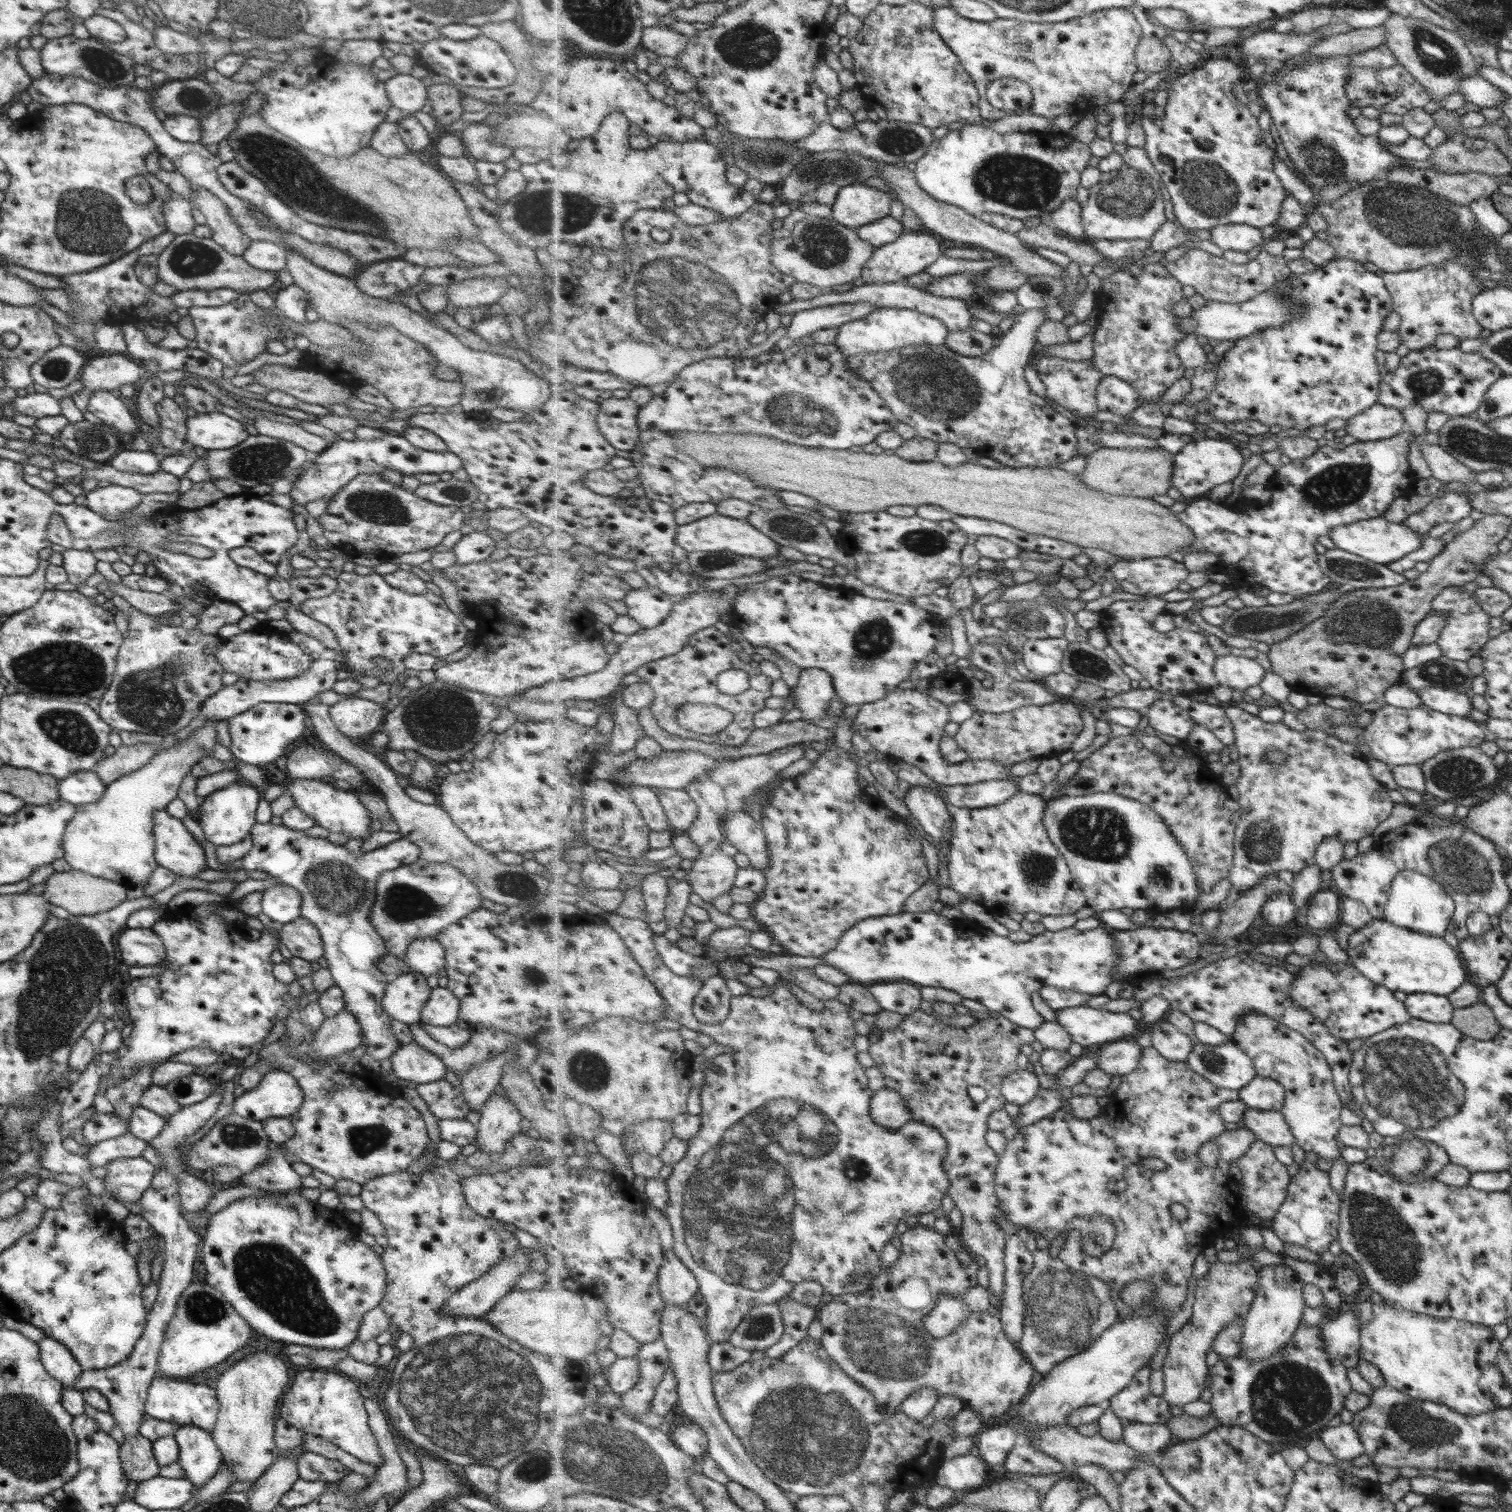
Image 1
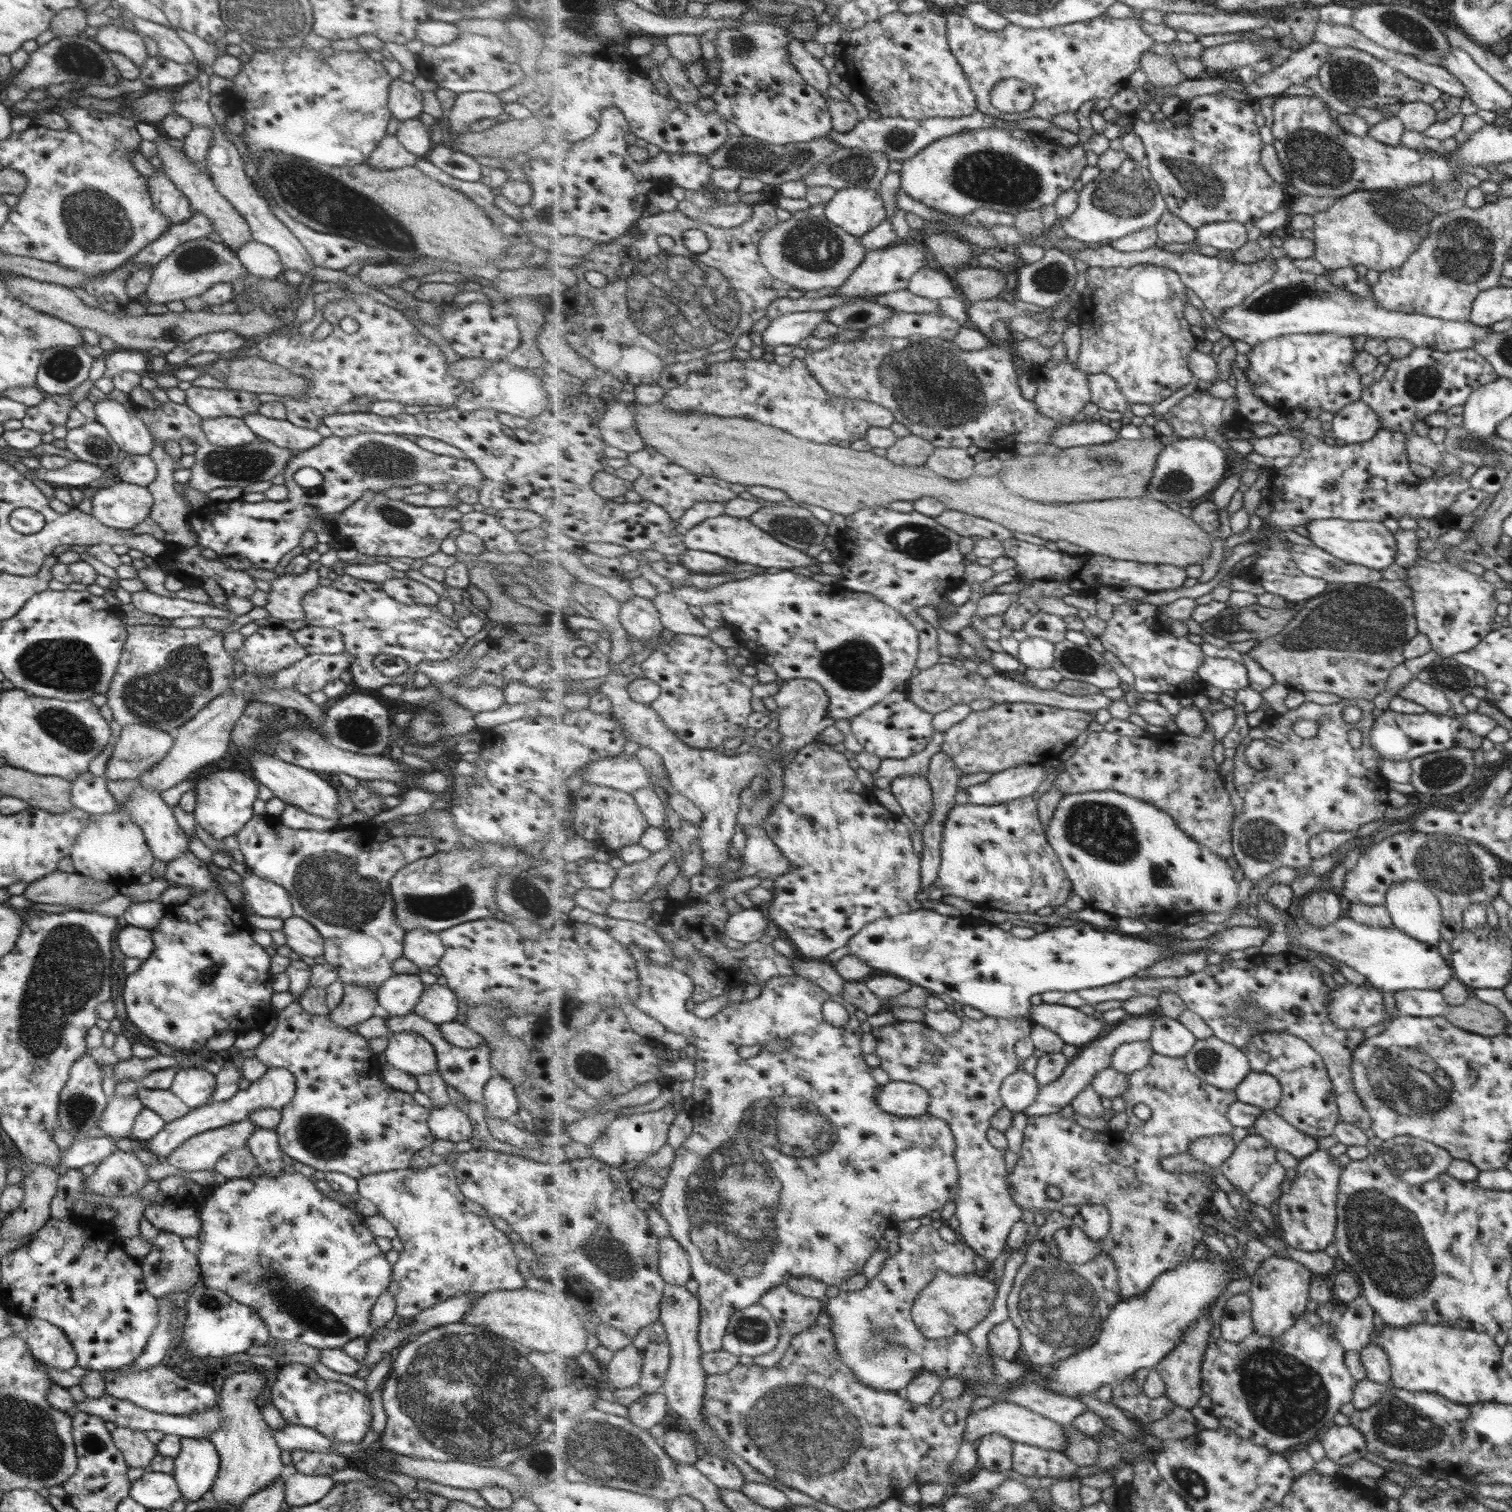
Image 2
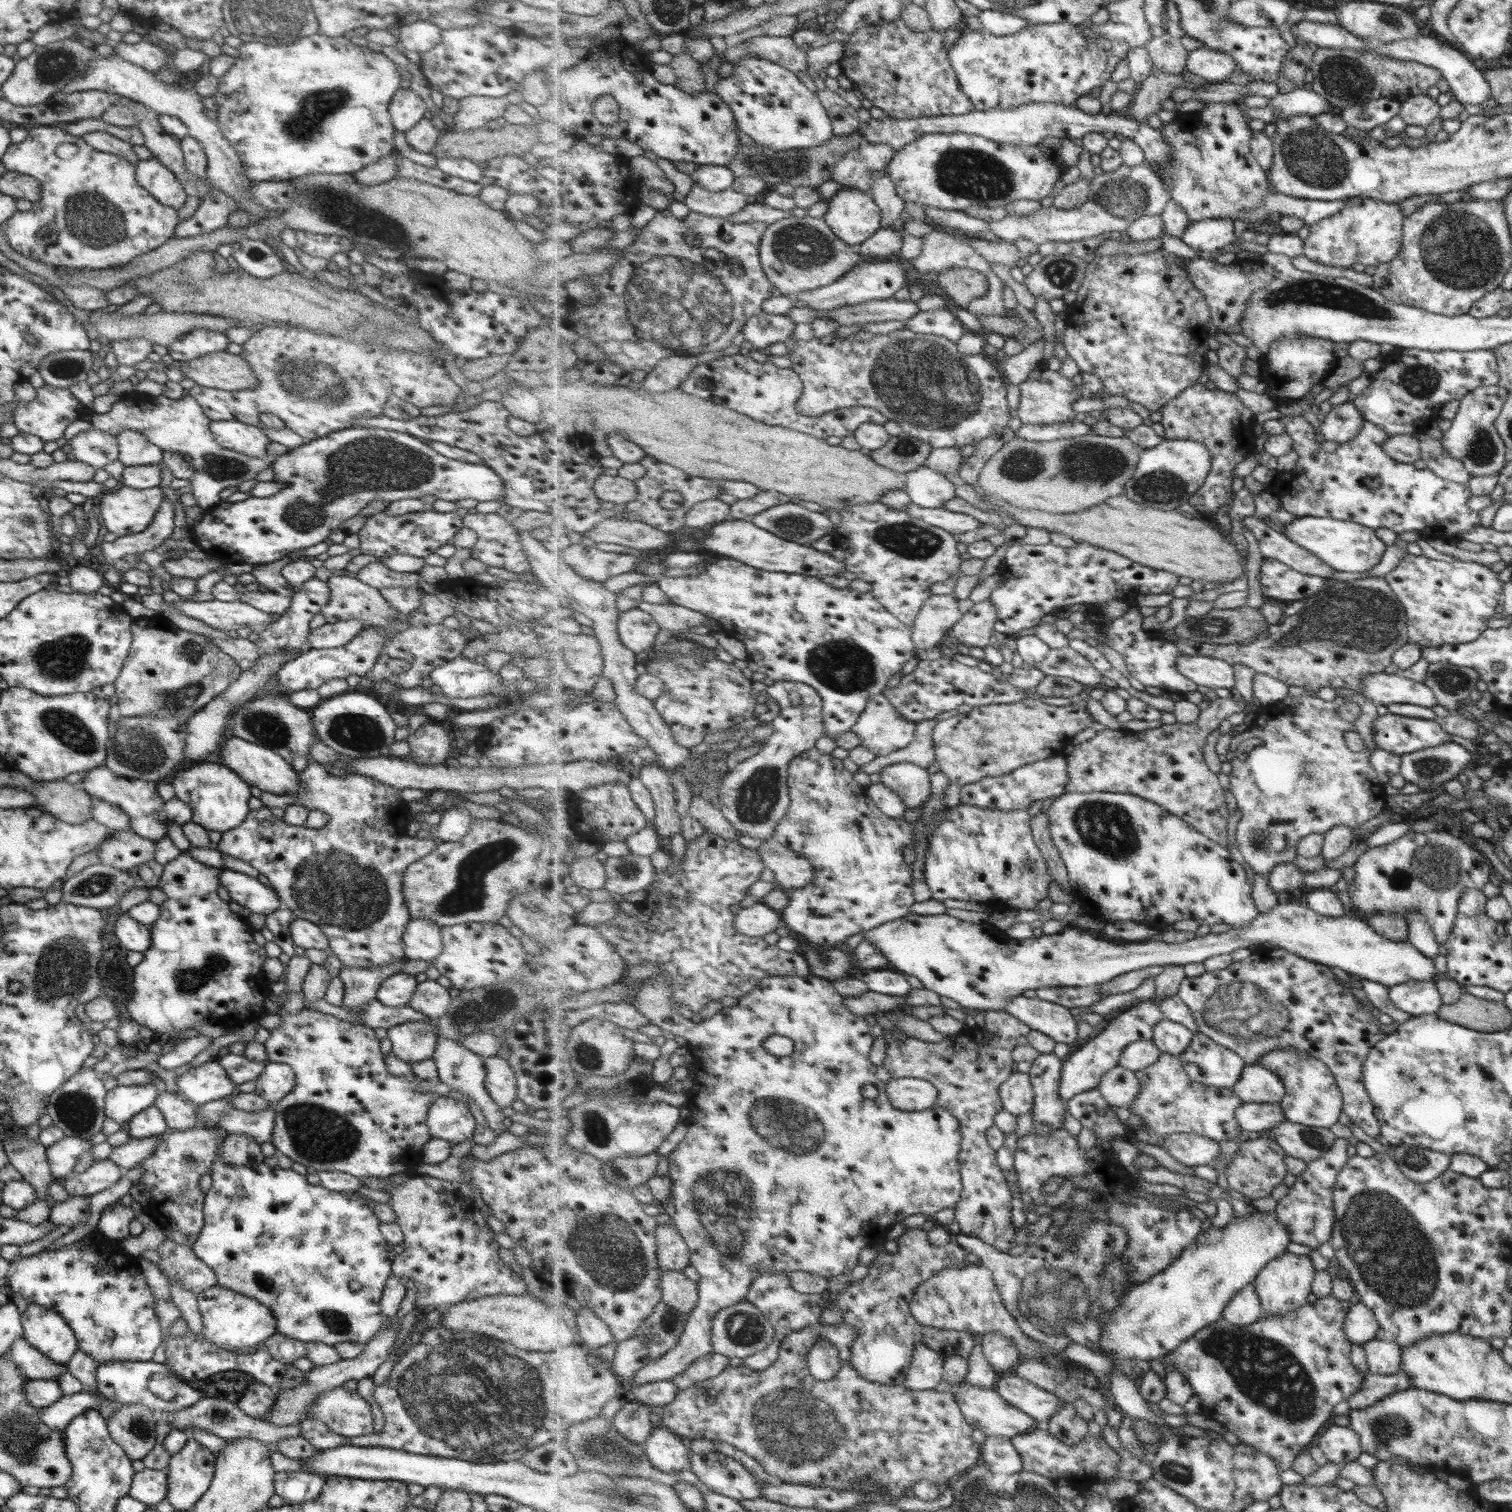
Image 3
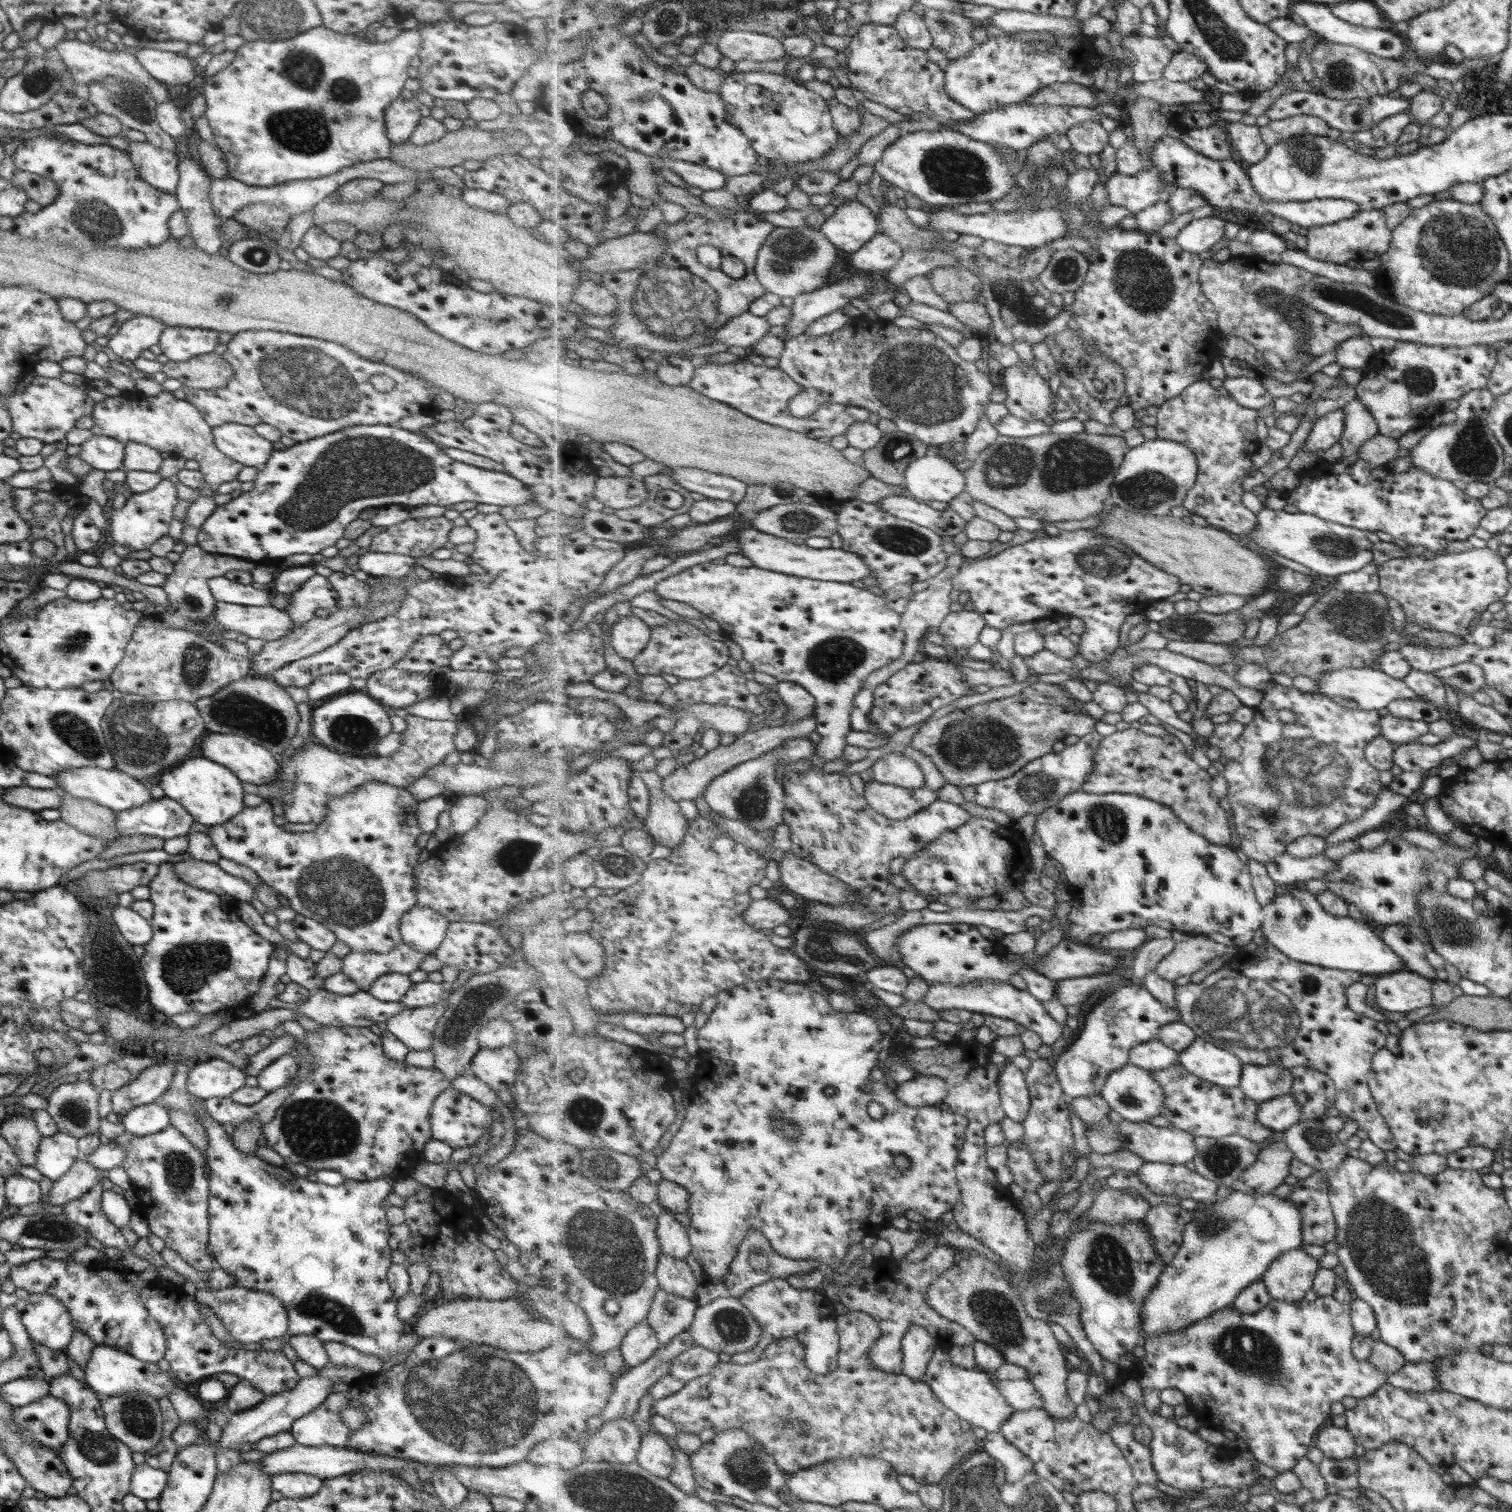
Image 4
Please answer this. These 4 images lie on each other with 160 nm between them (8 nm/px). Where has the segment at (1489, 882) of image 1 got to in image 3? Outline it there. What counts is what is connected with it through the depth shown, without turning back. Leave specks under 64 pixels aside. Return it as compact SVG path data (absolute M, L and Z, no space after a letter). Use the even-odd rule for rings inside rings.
M1411 830L1385 845L1367 848L1355 860L1353 871L1355 876L1346 889L1352 908L1357 908L1367 917L1386 912L1400 916L1405 916L1411 911L1419 913L1431 928L1436 943L1444 943L1453 928L1460 894L1469 889L1482 890L1489 882L1489 873L1492 872L1485 856L1461 838L1452 836L1447 831L1421 833Z

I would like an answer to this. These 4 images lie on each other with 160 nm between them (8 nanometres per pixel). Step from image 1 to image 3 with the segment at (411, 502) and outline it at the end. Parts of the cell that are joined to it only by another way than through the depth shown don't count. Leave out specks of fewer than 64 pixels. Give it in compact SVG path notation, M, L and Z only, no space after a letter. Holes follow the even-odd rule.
M430 507L416 513L402 515L385 514L384 510L368 516L359 528L359 550L363 554L384 558L395 554L409 555L417 558L425 558L433 554L440 546L453 539L462 527L462 518L455 510L451 512L433 511Z

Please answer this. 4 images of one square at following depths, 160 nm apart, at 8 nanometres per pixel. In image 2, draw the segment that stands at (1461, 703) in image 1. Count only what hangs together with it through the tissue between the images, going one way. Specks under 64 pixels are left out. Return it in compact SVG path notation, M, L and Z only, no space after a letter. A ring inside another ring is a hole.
M1414 676L1404 686L1397 691L1397 696L1405 697L1408 701L1419 704L1436 715L1452 714L1453 707L1440 689L1419 682Z

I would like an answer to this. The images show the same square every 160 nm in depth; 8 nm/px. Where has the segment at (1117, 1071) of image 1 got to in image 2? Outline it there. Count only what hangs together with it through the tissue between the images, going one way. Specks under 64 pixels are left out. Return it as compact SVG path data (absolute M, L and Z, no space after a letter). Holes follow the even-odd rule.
M1137 1041L1119 1046L1115 1051L1112 1067L1123 1074L1141 1070L1149 1064L1154 1050L1150 1041Z

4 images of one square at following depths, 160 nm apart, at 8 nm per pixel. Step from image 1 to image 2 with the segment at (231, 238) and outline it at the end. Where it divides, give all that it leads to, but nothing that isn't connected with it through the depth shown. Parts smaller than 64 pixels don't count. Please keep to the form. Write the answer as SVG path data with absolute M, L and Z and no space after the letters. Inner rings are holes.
M160 135L157 136L154 142L156 144L157 157L162 161L162 172L168 176L174 187L187 198L191 210L202 214L210 221L211 231L219 236L221 243L230 250L237 250L243 246L243 243L250 242L251 233L245 219L239 216L239 213L231 204L215 190L209 175L191 166L185 159L185 155L176 150L176 148L169 146L164 142L164 138L160 138Z

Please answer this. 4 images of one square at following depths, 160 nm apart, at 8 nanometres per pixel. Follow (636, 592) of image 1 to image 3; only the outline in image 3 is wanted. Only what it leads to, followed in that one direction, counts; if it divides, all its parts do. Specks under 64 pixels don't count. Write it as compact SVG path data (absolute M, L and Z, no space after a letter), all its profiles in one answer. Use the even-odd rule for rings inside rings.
M639 607L620 612L618 618L621 640L635 654L641 654L654 646L659 628L653 615Z

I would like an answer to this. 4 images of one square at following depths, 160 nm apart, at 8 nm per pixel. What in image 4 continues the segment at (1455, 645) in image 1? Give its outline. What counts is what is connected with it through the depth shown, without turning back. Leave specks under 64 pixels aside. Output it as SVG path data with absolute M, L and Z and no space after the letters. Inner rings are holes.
M1473 547L1467 551L1445 553L1432 558L1423 556L1391 558L1378 564L1377 572L1378 591L1401 603L1403 614L1409 622L1418 622L1422 628L1450 632L1463 638L1466 638L1466 634L1470 632L1470 624L1479 619L1479 612L1483 612L1488 604L1503 597L1510 587L1510 582L1506 579L1508 570L1505 568L1503 559L1487 547L1482 549Z

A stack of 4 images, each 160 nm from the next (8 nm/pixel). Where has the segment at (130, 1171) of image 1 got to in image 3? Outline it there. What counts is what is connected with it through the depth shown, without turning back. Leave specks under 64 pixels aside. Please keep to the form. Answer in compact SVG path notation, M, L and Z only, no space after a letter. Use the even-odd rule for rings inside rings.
M109 1159L95 1161L81 1172L73 1171L61 1183L67 1194L77 1198L89 1198L122 1177L124 1170Z

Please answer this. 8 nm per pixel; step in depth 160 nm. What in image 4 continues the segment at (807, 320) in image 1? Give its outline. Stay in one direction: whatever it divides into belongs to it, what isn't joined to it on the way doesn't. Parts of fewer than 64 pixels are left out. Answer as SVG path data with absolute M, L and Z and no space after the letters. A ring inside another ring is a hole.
M745 312L727 322L727 325L719 329L717 333L713 333L708 344L721 342L729 346L749 348L749 346L755 346L761 338L767 335L769 335L767 318Z

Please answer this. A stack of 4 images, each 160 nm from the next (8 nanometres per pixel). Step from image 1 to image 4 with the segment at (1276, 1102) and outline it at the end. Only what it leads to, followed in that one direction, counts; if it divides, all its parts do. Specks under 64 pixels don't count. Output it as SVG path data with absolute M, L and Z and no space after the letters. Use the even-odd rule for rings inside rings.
M1245 1064L1240 1087L1243 1092L1256 1101L1269 1101L1275 1097L1290 1094L1295 1086L1292 1069L1284 1066L1263 1066Z

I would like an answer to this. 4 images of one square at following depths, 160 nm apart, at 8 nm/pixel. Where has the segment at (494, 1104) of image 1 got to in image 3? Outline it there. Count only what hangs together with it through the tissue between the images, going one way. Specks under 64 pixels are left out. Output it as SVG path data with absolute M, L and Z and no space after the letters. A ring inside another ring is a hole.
M497 1055L480 1059L484 1071L484 1087L489 1098L500 1108L511 1106L516 1099L514 1072L507 1061Z

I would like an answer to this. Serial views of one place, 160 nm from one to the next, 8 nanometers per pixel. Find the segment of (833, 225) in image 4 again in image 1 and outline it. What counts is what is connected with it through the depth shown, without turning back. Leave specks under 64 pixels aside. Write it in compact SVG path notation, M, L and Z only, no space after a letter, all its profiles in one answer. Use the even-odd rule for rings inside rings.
M865 184L845 186L832 206L833 216L843 226L858 229L889 216L893 199L887 191Z

